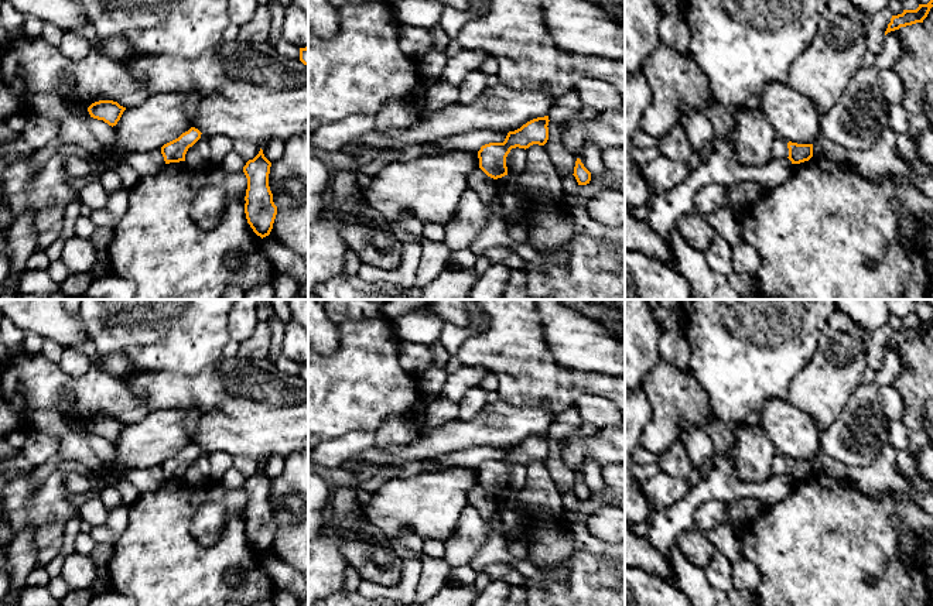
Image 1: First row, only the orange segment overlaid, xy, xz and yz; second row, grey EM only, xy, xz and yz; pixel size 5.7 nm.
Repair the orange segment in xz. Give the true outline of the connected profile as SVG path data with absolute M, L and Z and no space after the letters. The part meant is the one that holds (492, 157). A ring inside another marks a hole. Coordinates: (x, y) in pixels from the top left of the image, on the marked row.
M548 116L537 117L515 131L509 131L503 143L489 143L478 151L479 168L491 178L507 175L506 157L512 148L544 145L548 140Z

